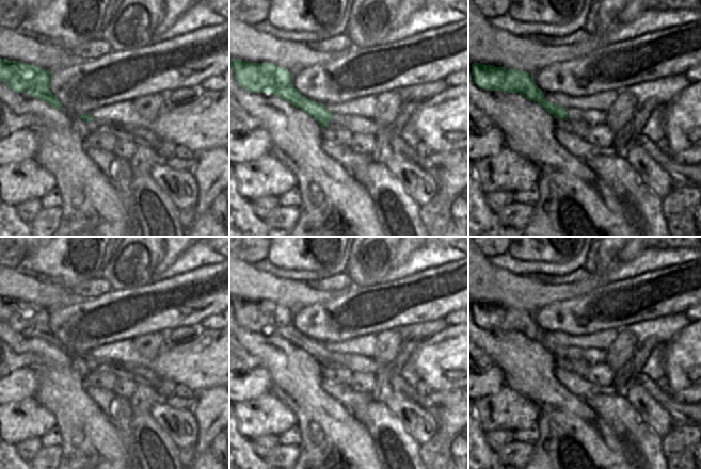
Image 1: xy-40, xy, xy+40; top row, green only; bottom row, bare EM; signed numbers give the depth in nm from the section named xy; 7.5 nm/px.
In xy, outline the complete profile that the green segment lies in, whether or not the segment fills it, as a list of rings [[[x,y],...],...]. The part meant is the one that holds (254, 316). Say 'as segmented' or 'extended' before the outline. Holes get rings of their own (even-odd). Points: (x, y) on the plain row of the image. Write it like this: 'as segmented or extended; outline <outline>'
as segmented; outline [[[230,297],[230,305],[242,327],[276,334],[313,355],[321,366],[329,366],[329,360],[333,358],[324,342],[307,338],[292,324],[292,312],[287,308],[272,302],[251,302],[240,297]]]

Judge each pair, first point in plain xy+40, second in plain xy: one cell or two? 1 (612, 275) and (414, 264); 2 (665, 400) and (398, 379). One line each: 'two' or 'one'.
1: one
2: one

